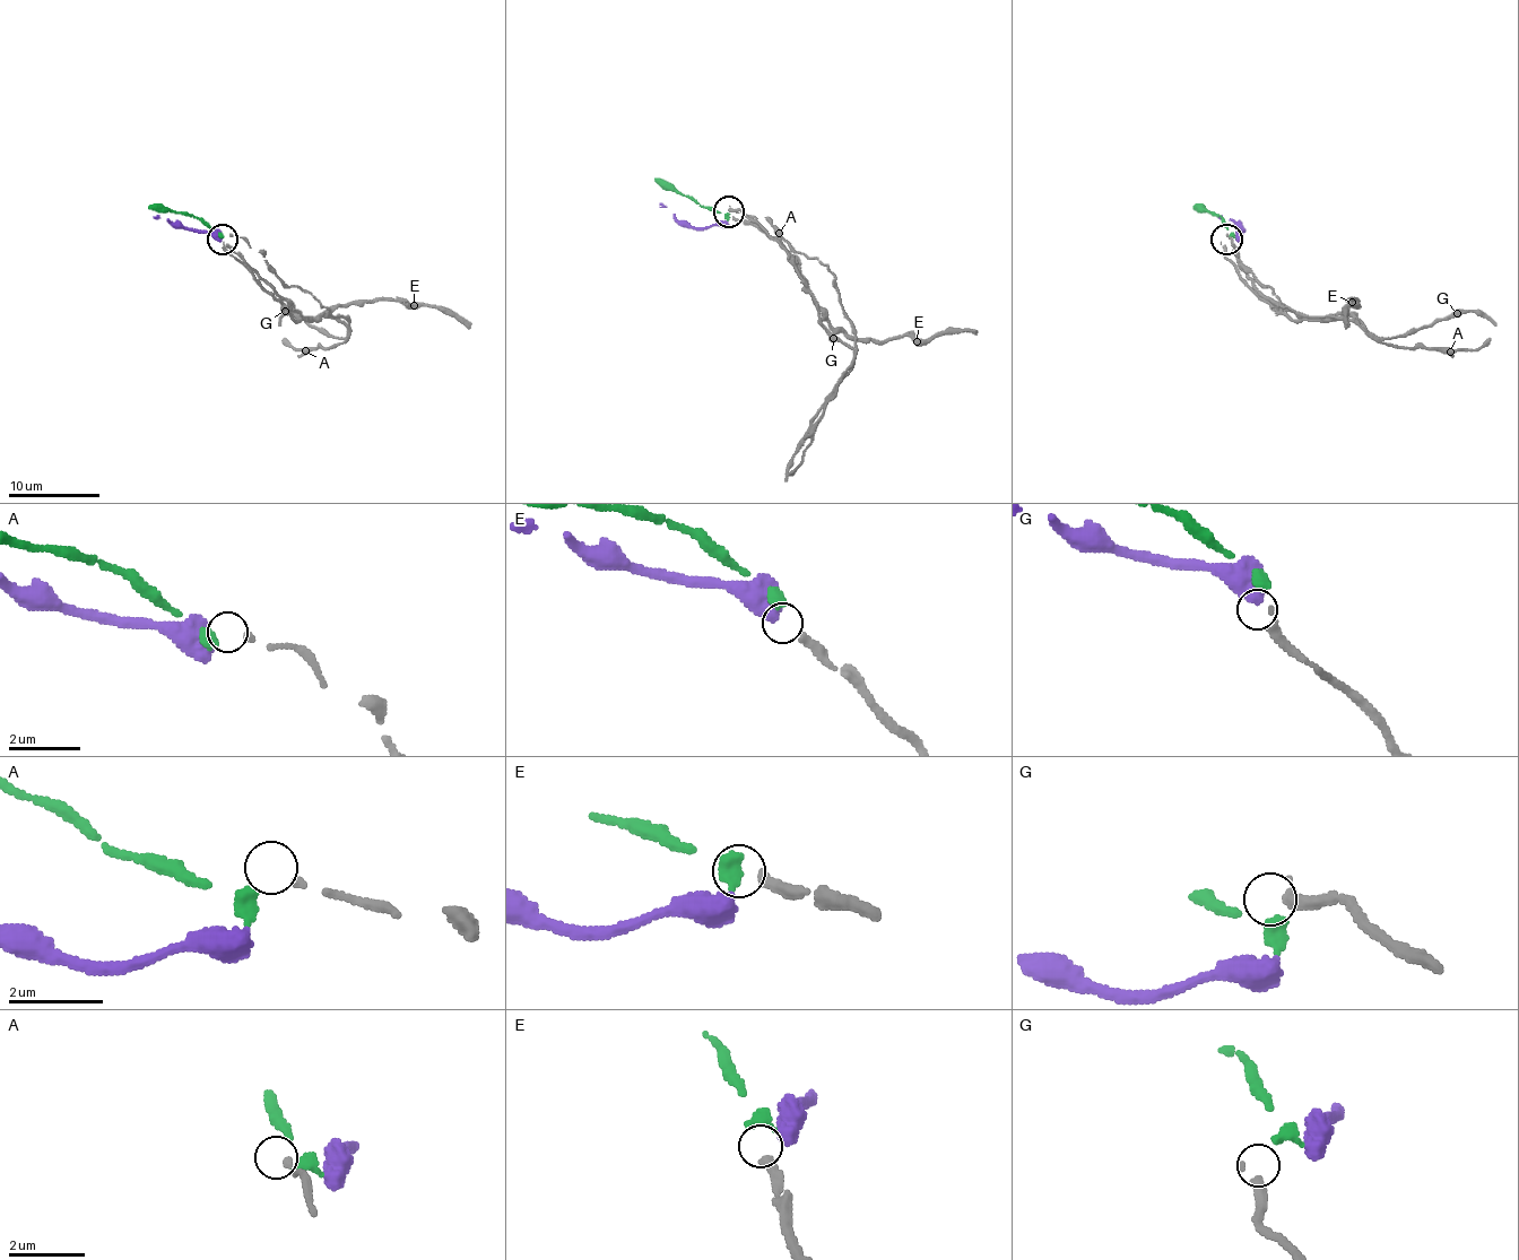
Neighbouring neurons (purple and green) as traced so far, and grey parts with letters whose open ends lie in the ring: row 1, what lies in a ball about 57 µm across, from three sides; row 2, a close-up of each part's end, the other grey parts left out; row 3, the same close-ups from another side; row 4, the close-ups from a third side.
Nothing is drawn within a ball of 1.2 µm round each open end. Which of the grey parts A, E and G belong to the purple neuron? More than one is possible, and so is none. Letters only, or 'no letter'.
no letter

